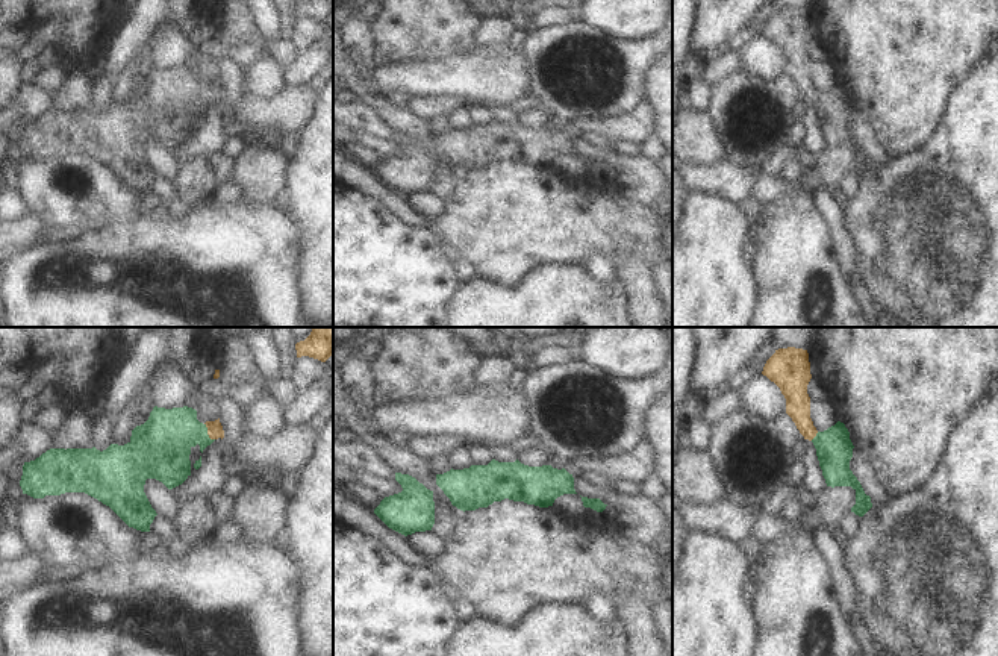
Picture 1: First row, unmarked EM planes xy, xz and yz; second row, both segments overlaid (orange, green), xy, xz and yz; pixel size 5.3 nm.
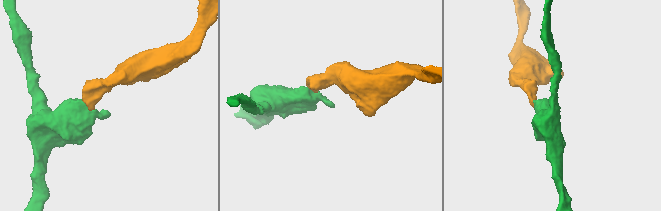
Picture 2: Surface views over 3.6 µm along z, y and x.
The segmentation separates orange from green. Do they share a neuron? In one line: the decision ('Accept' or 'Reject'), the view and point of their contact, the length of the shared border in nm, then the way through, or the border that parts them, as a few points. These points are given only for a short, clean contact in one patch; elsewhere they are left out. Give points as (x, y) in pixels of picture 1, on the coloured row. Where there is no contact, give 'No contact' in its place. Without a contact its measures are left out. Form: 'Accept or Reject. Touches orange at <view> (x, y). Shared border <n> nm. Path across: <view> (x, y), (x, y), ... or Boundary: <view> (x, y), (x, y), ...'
Accept. Touches orange at xy (208, 432). Shared border 110 nm. Path across: xy (215, 431), (208, 432), (174, 432), (162, 444)

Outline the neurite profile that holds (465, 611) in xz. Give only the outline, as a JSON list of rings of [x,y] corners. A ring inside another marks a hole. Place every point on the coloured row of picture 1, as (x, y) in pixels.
[[[463,597],[454,601],[457,617],[462,623],[471,621],[477,615],[477,609]]]

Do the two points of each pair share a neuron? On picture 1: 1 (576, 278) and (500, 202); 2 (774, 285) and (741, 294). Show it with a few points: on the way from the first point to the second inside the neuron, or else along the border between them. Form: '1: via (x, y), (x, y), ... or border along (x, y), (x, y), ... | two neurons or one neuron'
1: border along (583, 264), (544, 264), (529, 276) | two neurons
2: border along (747, 255), (754, 287), (753, 311) | two neurons

